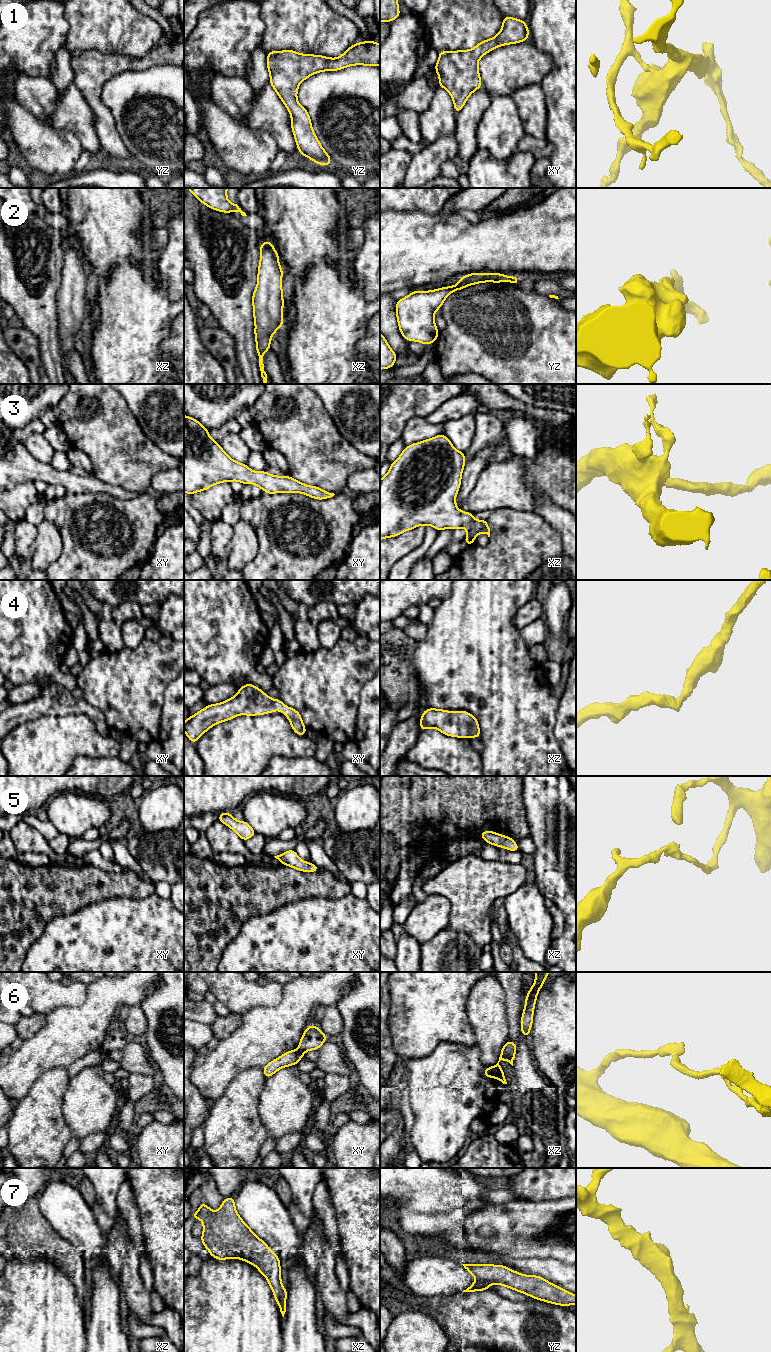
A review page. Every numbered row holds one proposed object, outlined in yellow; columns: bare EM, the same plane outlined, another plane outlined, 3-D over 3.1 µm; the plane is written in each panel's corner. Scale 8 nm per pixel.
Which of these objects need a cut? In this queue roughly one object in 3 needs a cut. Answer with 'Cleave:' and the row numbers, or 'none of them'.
Cleave: 1, 6

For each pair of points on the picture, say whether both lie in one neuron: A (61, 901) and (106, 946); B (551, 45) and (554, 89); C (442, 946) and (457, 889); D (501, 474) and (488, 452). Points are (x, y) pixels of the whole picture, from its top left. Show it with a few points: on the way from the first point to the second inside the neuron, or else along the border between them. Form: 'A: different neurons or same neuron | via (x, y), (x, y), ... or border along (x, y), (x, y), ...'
A: different neurons | border along (94, 902), (75, 912), (55, 916), (51, 920)
B: same neuron | via (561, 56), (561, 78)
C: different neurons | border along (447, 927), (466, 932), (469, 935)
D: different neurons | border along (487, 464), (475, 484)

